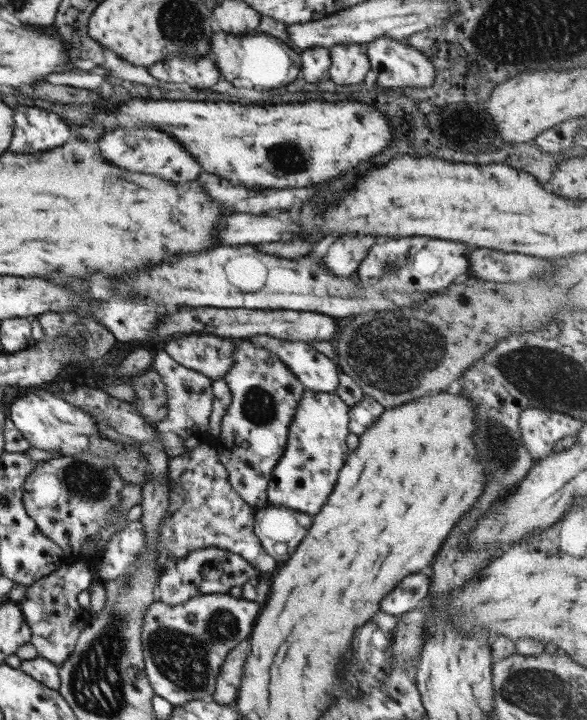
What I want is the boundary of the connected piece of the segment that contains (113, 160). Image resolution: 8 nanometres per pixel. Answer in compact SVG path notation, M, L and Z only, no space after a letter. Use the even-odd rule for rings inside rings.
M113 130L109 134L102 134L95 144L109 164L131 172L151 174L167 182L183 184L187 180L193 180L202 171L177 140L157 130Z

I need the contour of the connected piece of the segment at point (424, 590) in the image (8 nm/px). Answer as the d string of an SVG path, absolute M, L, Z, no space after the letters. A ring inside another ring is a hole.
M417 572L417 574L409 574L405 576L399 586L395 590L391 590L381 602L379 602L379 610L391 616L403 614L415 607L425 605L425 598L428 596L429 580L427 576Z

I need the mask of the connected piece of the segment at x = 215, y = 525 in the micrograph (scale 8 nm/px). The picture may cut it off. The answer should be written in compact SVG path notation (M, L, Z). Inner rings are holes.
M201 442L167 461L167 478L171 489L168 508L159 523L159 537L156 542L158 574L171 557L183 558L191 550L207 547L238 554L250 562L260 574L273 570L276 560L263 550L259 539L253 533L253 508L231 488L227 471L220 463L216 450Z

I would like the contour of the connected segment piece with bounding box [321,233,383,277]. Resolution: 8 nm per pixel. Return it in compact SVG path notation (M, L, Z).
M344 234L330 244L321 265L337 277L349 277L357 270L370 244L380 239L383 238L378 234Z

